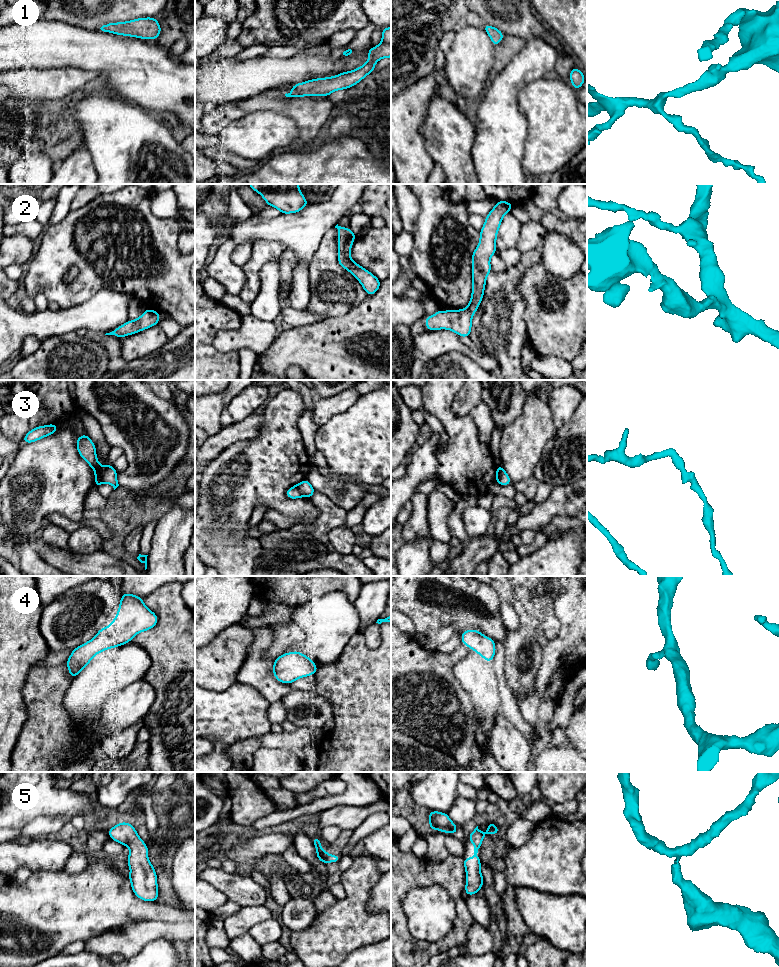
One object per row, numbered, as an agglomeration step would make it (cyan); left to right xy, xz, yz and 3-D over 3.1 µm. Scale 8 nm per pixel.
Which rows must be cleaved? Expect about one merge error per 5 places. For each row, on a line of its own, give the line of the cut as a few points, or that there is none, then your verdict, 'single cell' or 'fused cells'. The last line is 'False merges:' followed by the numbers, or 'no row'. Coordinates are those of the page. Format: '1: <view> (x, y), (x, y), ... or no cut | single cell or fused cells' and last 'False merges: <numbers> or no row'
1: no cut | single cell
2: no cut | single cell
3: xy (101, 467), (101, 479), (103, 481) | fused cells
4: no cut | single cell
5: no cut | single cell
False merges: 3

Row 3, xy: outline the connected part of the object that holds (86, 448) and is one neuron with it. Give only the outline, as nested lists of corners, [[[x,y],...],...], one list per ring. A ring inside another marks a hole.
[[[82,434],[76,440],[76,446],[79,455],[95,470],[95,487],[99,488],[102,481],[101,468],[96,456],[96,448],[93,441],[86,435]]]

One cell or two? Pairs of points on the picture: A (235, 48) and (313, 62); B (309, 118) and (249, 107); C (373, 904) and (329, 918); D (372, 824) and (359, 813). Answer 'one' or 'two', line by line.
A: two
B: one
C: two
D: two

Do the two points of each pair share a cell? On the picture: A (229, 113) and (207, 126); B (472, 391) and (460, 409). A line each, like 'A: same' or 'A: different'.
A: same
B: same

